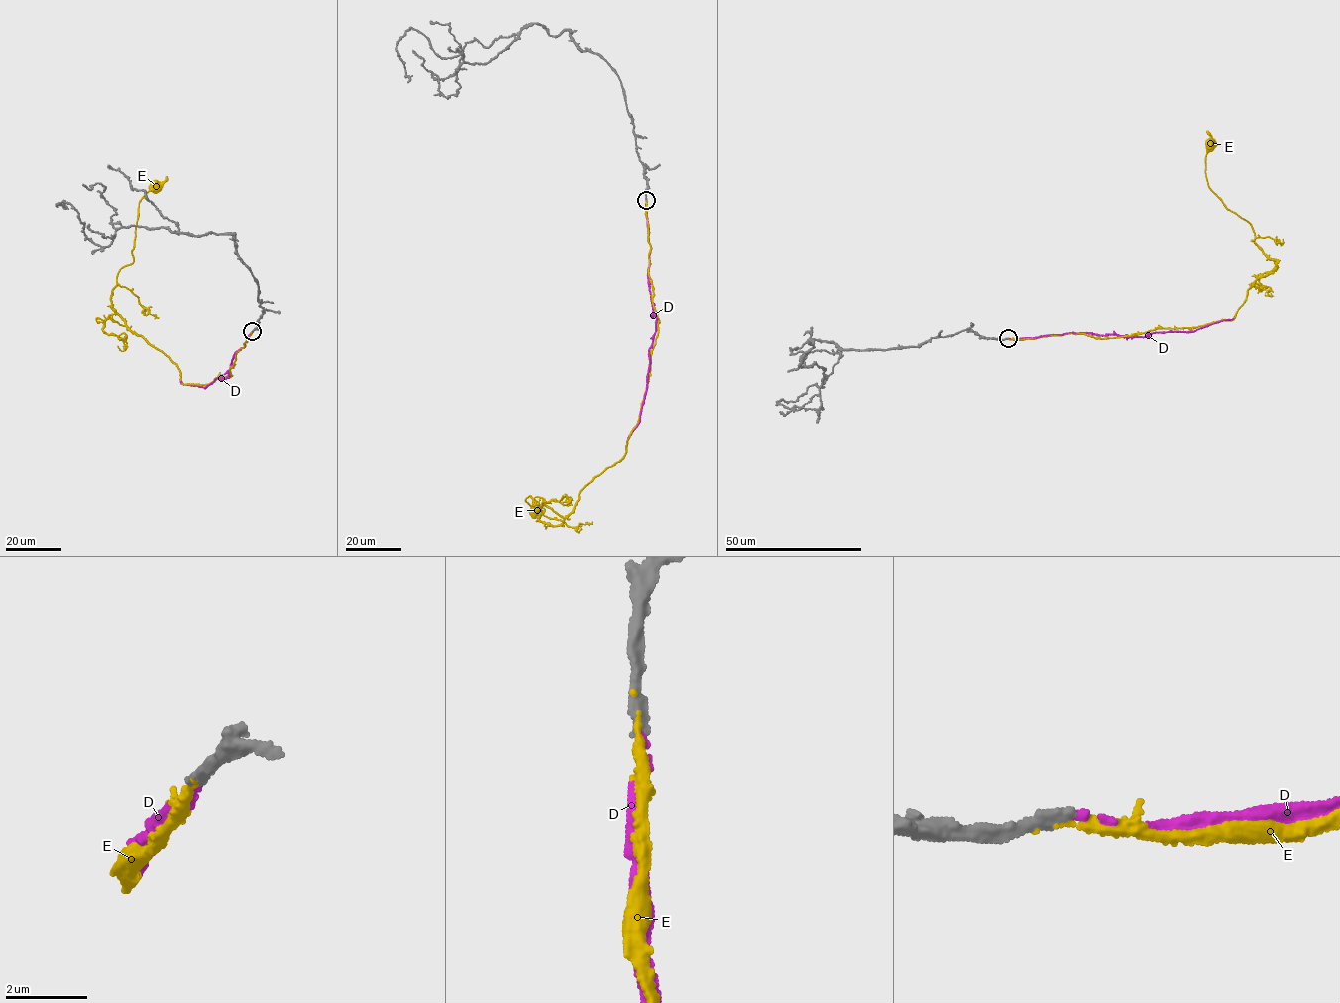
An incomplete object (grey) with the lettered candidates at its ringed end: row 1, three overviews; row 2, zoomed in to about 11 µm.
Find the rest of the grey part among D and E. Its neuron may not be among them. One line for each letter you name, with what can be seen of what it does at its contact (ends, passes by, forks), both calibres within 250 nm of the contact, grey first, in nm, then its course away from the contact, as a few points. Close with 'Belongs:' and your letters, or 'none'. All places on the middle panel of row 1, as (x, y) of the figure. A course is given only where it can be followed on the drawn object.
D: It ends there. Thickness 340 nm (grey) against 150 nm. Its course: (646, 200), (650, 250), (648, 277), (652, 314), (656, 319), (639, 423), (628, 438)
Belongs: D

